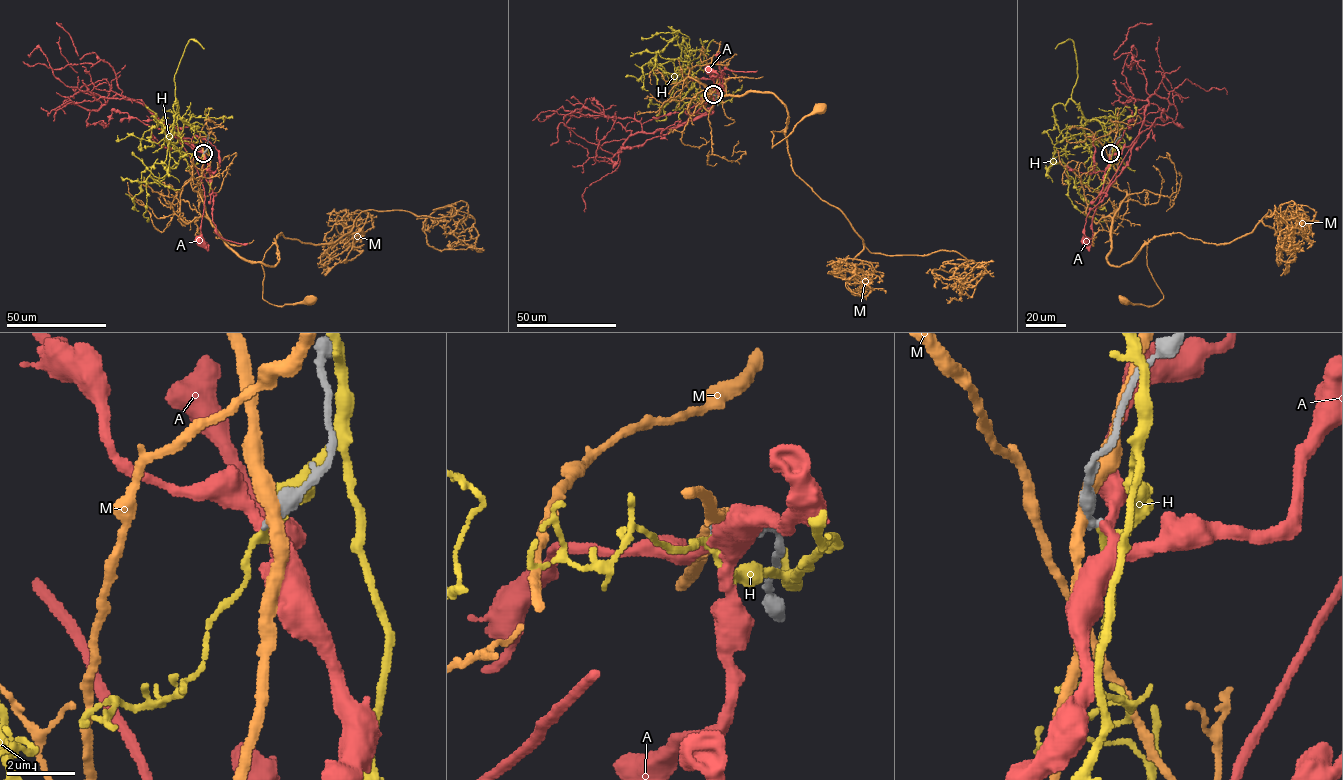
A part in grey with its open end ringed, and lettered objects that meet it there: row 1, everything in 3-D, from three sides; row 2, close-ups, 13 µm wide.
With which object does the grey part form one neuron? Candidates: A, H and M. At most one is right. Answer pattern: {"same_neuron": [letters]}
{"same_neuron": []}

